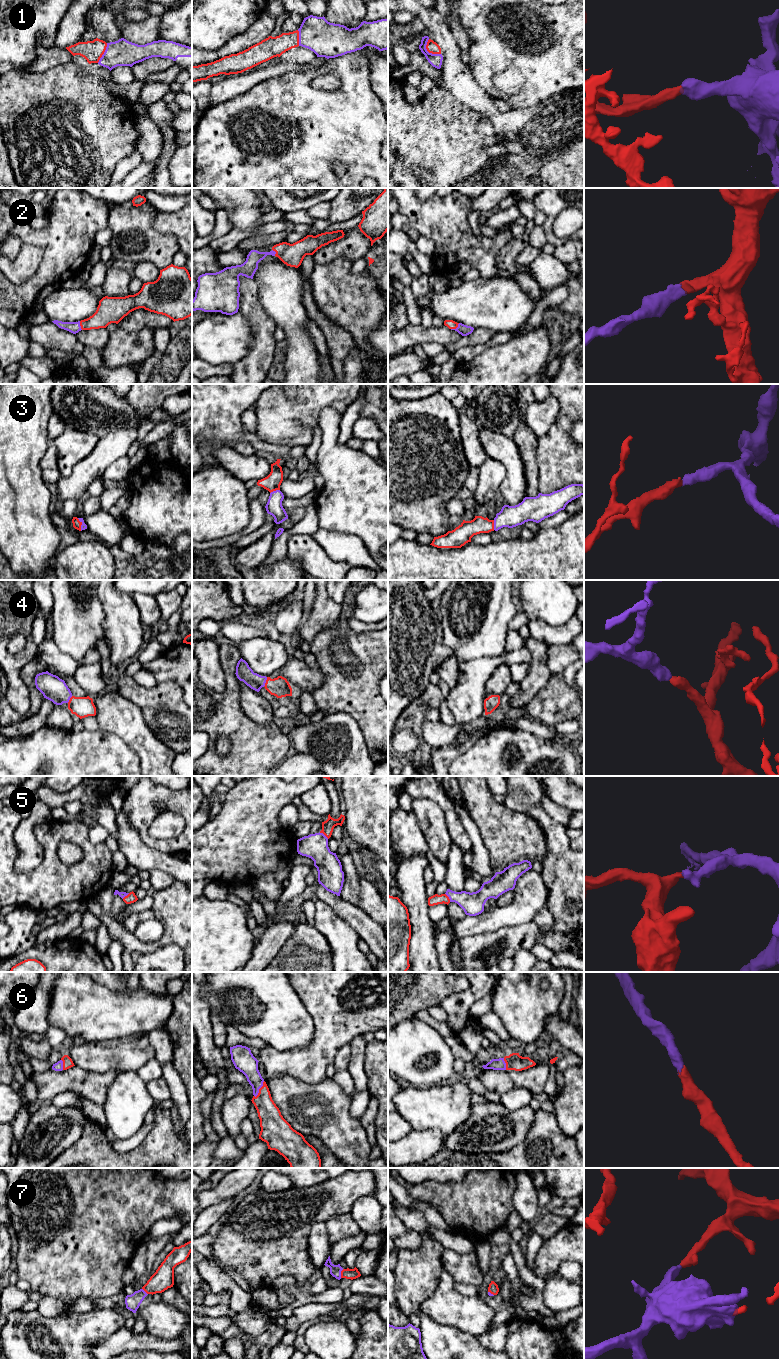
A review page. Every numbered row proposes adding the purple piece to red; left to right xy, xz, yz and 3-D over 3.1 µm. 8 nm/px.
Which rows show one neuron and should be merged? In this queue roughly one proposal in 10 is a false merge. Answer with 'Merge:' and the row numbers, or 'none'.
Merge: 1, 2, 3, 4, 5, 6, 7

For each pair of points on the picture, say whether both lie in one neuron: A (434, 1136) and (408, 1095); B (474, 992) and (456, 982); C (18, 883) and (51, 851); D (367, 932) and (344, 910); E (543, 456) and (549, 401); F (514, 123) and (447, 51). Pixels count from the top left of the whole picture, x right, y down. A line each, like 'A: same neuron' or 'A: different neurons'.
A: different neurons
B: different neurons
C: same neuron
D: same neuron
E: different neurons
F: same neuron

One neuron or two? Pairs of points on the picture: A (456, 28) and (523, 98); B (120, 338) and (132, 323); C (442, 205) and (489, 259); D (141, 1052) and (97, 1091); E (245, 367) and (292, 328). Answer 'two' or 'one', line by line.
A: two
B: two
C: one
D: two
E: two

